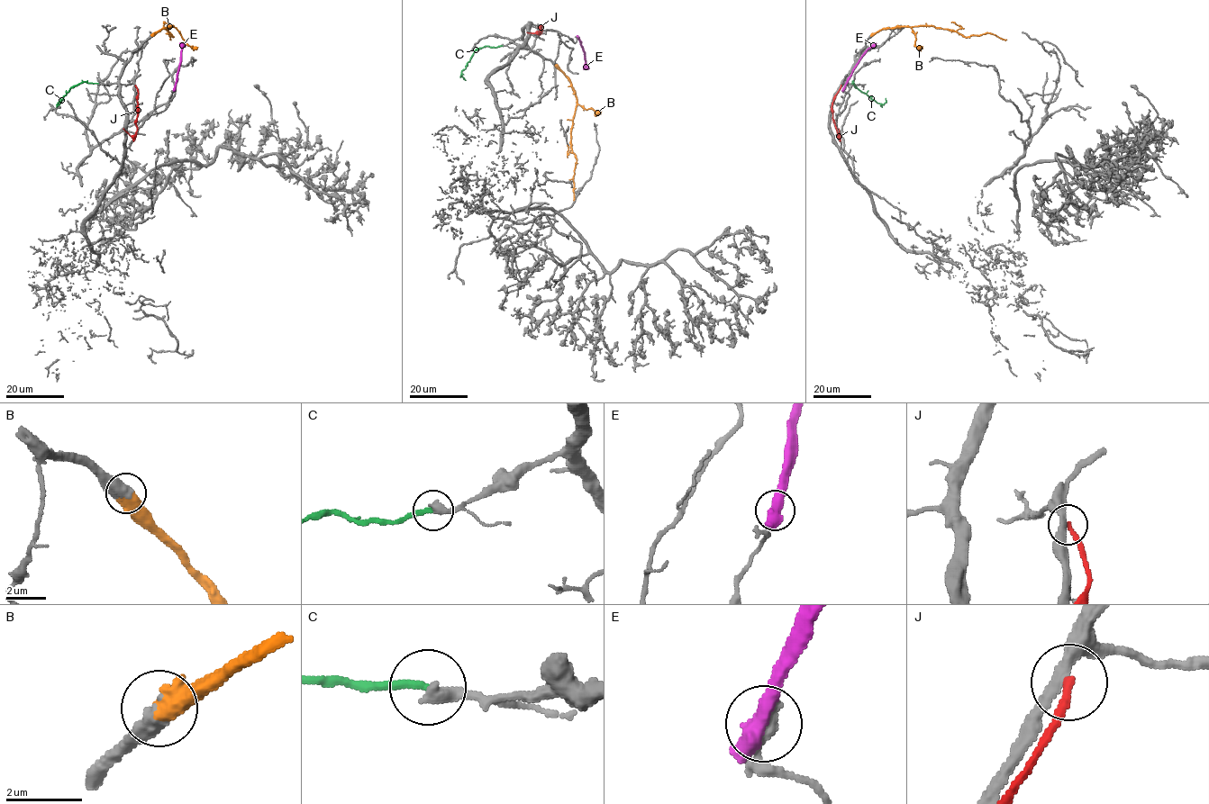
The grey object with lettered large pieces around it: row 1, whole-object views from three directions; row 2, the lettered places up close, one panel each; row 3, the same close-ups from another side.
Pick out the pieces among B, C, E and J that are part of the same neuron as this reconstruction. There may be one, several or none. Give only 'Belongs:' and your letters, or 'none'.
Belongs: B, C

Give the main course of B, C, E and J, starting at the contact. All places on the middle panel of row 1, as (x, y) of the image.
B: (556, 64), (568, 78), (576, 97), (571, 130), (571, 149), (576, 159), (573, 200)
C: (502, 45), (476, 49), (461, 71), (463, 78)
E: (578, 38), (584, 52), (583, 69)
J: (539, 34), (541, 26), (538, 32), (526, 32)

